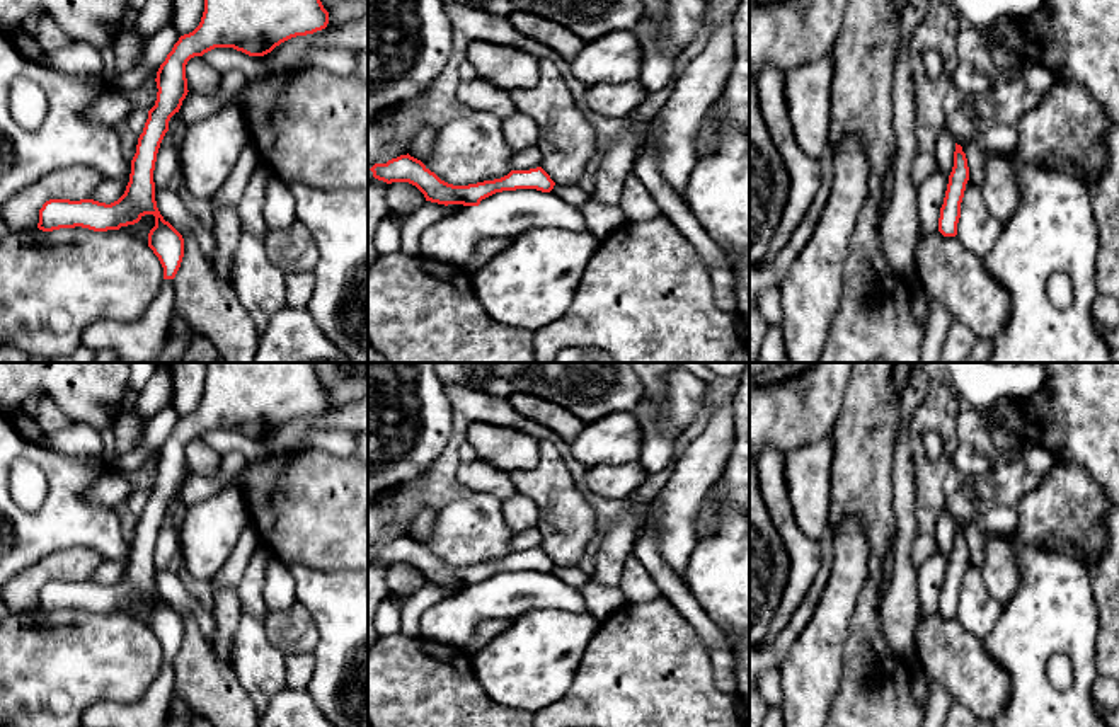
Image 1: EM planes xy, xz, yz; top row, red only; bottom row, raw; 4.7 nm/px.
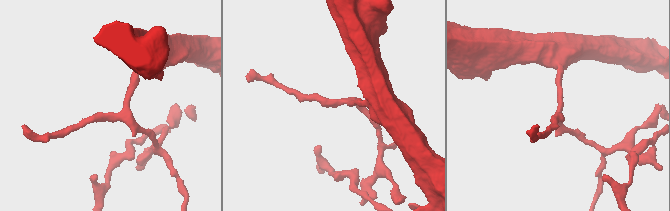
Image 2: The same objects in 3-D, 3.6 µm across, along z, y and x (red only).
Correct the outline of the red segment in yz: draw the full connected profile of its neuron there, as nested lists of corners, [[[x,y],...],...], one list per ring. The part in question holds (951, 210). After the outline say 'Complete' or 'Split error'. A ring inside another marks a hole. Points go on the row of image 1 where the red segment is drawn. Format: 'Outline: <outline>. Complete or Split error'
Outline: [[[955,143],[954,167],[949,175],[949,184],[940,208],[938,232],[944,237],[957,235],[957,223],[961,218],[961,203],[964,197],[966,184],[969,180],[969,167],[962,146]]]. Complete

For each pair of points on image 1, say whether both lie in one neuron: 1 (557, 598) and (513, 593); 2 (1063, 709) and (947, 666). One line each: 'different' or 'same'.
1: same
2: different

